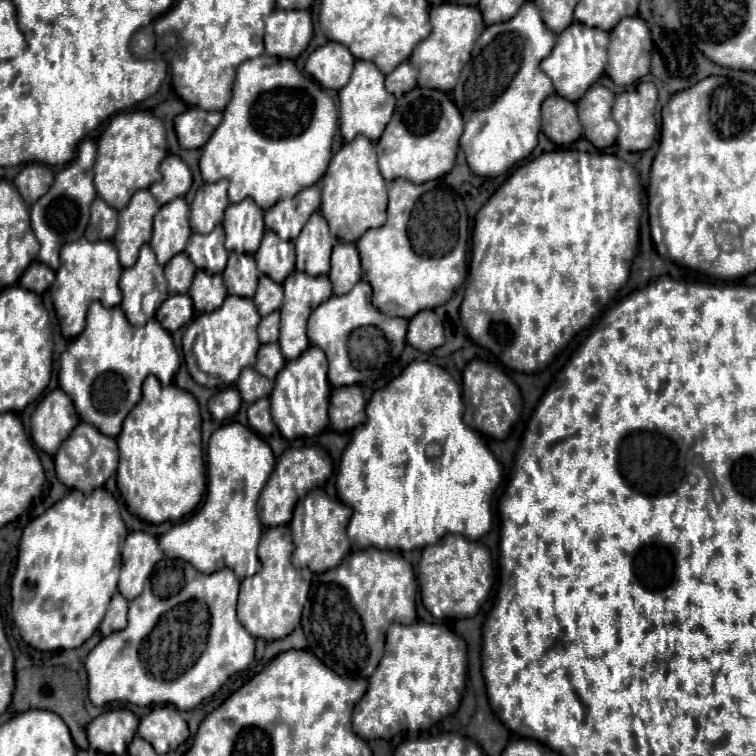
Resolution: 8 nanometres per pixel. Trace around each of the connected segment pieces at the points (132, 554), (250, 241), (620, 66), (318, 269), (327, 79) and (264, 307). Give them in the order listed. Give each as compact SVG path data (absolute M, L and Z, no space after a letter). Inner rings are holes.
M130 532L122 550L122 574L118 582L118 592L126 600L134 600L150 576L154 564L162 560L164 552L158 546L158 538L148 532Z
M246 198L238 204L230 204L224 212L226 250L236 254L254 254L264 234L264 210Z
M640 16L620 20L610 32L606 72L618 86L628 86L640 80L650 70L652 38L646 22Z
M314 212L300 236L296 238L296 268L310 274L322 276L330 270L330 252L334 246L334 236L328 232L326 220L320 212Z
M328 42L328 44L316 48L308 56L304 70L318 84L322 84L322 88L340 90L348 82L354 62L356 62L356 58L350 54L350 50L344 44Z
M260 276L254 302L258 306L260 316L268 316L270 312L278 310L282 304L282 284L270 280L268 276Z

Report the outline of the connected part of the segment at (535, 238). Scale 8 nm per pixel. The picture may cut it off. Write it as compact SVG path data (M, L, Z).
M552 150L552 152L542 152L538 158L532 158L530 162L522 164L520 168L516 168L510 174L510 178L490 196L490 200L480 208L480 212L474 218L474 230L472 230L472 250L474 250L474 253L472 253L471 262L469 262L468 266L468 277L470 278L466 278L468 282L466 282L464 302L460 306L460 318L462 318L462 324L464 324L466 332L468 332L468 336L474 342L478 342L480 346L488 348L510 370L530 374L530 372L536 372L536 370L544 368L554 358L554 354L558 350L562 350L582 328L586 328L594 320L592 316L596 316L600 310L604 310L608 306L610 296L614 292L618 292L624 286L624 282L628 280L630 266L632 266L632 260L634 260L636 250L638 250L639 221L644 211L642 194L642 186L639 177L636 176L636 172L624 160L616 158L614 154L606 154L605 152L590 153L578 150Z

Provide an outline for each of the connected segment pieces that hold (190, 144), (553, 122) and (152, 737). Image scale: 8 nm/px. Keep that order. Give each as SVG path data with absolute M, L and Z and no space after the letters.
M188 108L186 112L174 118L174 128L176 128L180 146L186 150L202 148L220 122L222 122L222 112L206 112L202 108Z
M552 94L542 102L542 132L554 144L572 144L582 136L576 104Z
M162 706L140 720L138 736L150 742L158 754L166 754L188 738L188 724L174 706Z

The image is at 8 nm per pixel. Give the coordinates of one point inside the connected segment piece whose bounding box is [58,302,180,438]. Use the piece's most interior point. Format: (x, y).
(104, 367)

